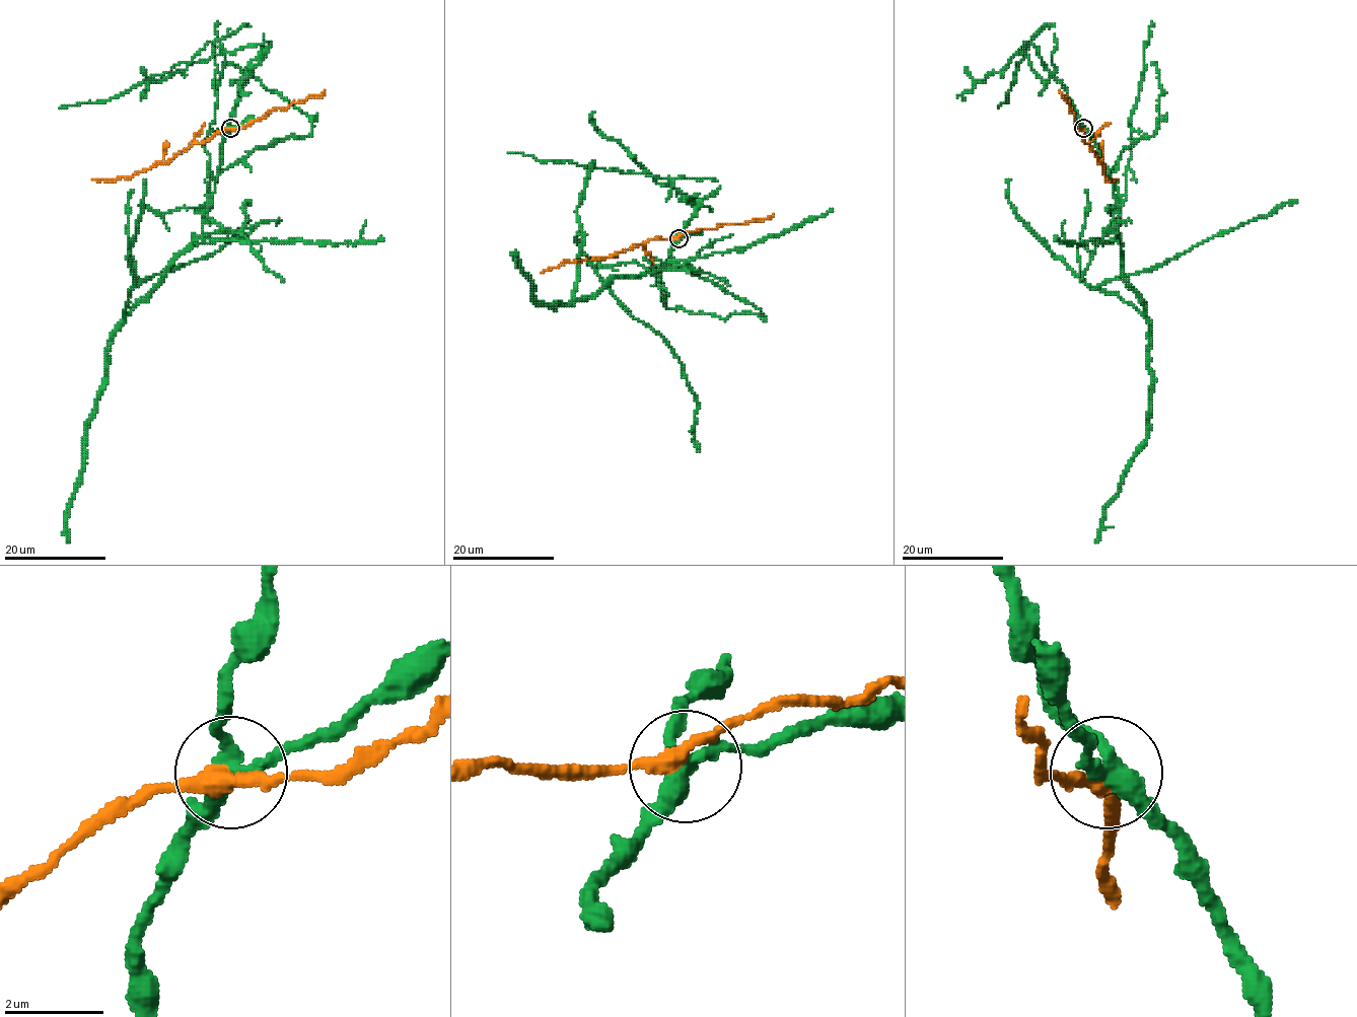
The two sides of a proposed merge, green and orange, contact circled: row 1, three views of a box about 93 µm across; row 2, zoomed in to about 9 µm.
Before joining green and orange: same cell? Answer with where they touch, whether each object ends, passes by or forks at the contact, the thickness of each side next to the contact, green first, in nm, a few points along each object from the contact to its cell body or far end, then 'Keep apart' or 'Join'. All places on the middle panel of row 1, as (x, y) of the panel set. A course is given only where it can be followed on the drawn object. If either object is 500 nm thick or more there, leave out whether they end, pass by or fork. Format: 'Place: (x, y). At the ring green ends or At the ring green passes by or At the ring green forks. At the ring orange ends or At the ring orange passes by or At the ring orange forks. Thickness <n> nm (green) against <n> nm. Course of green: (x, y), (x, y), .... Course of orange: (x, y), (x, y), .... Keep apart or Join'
Place: (679, 238). At the ring green forks. At the ring orange passes by. Thickness 320 nm (green) against 320 nm. Course of green: (680, 238), (655, 273), (613, 277), (596, 293), (573, 295), (582, 252), (681, 362), (697, 405), (697, 452). Course of orange: (680, 238), (655, 238), (615, 256), (563, 262), (542, 272). Keep apart

